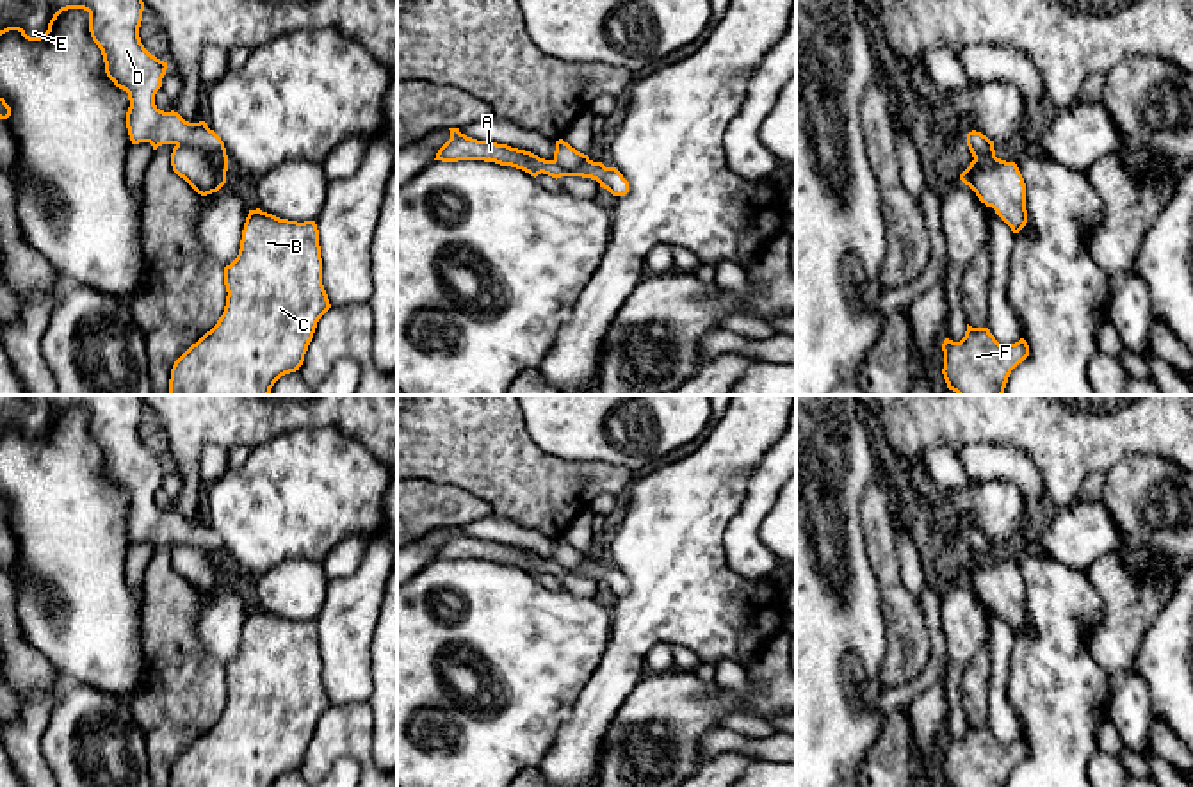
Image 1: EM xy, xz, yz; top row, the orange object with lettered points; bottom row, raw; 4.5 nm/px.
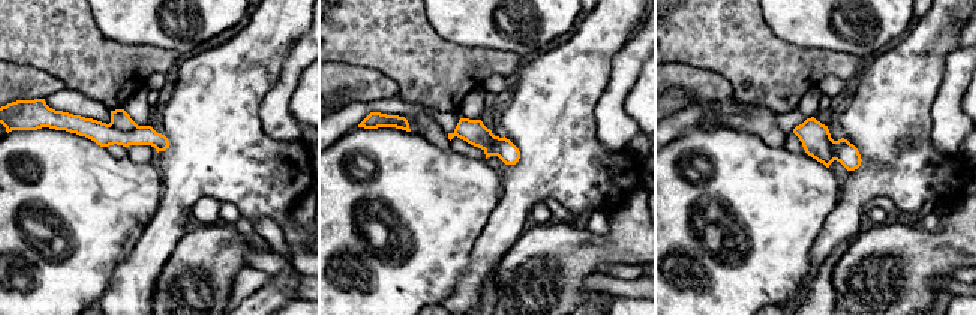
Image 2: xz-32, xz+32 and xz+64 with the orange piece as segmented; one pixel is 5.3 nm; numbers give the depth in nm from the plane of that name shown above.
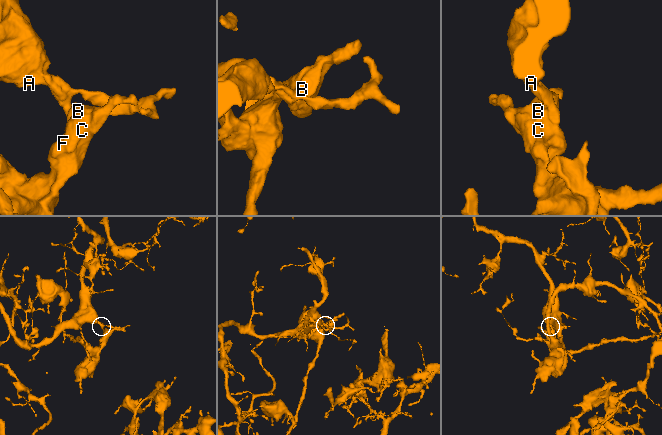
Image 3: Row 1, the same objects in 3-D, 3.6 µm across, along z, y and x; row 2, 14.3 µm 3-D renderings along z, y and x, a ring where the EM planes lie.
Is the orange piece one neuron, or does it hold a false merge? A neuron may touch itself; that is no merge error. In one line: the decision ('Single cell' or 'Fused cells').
Fused cells

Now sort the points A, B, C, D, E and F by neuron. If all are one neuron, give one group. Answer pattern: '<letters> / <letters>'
A D E / B C F

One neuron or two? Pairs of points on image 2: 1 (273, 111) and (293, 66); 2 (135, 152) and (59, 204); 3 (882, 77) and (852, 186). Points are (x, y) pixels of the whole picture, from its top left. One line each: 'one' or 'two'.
1: one
2: two
3: one

